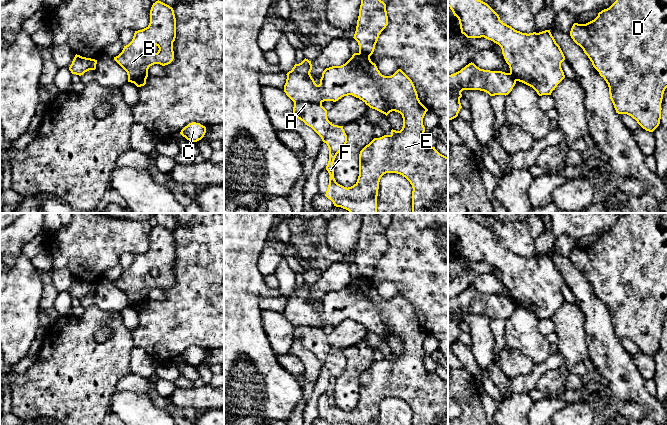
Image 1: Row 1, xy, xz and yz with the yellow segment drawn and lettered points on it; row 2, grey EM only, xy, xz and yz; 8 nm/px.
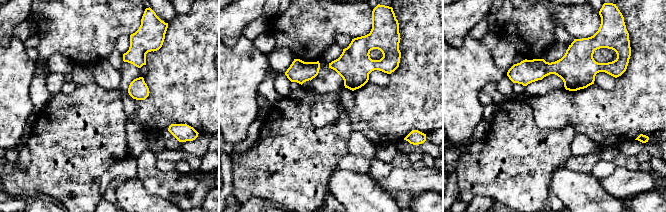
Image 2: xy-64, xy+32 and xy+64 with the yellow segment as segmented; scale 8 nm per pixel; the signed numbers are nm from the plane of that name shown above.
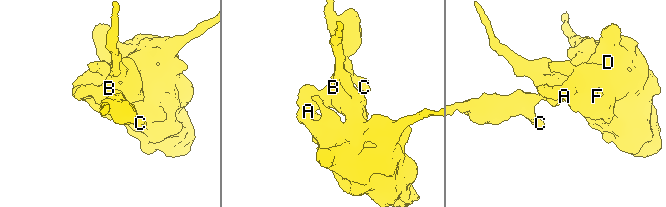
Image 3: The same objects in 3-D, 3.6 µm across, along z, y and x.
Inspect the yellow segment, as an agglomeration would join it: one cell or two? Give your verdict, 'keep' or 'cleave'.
cleave

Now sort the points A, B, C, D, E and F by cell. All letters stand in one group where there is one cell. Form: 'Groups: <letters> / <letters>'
Groups: A B D E F / C

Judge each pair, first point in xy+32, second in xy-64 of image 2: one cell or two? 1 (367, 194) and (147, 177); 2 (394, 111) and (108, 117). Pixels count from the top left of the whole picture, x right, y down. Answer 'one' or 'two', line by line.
1: two
2: two

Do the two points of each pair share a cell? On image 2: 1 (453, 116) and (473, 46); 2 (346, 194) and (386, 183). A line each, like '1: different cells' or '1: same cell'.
1: same cell
2: different cells

